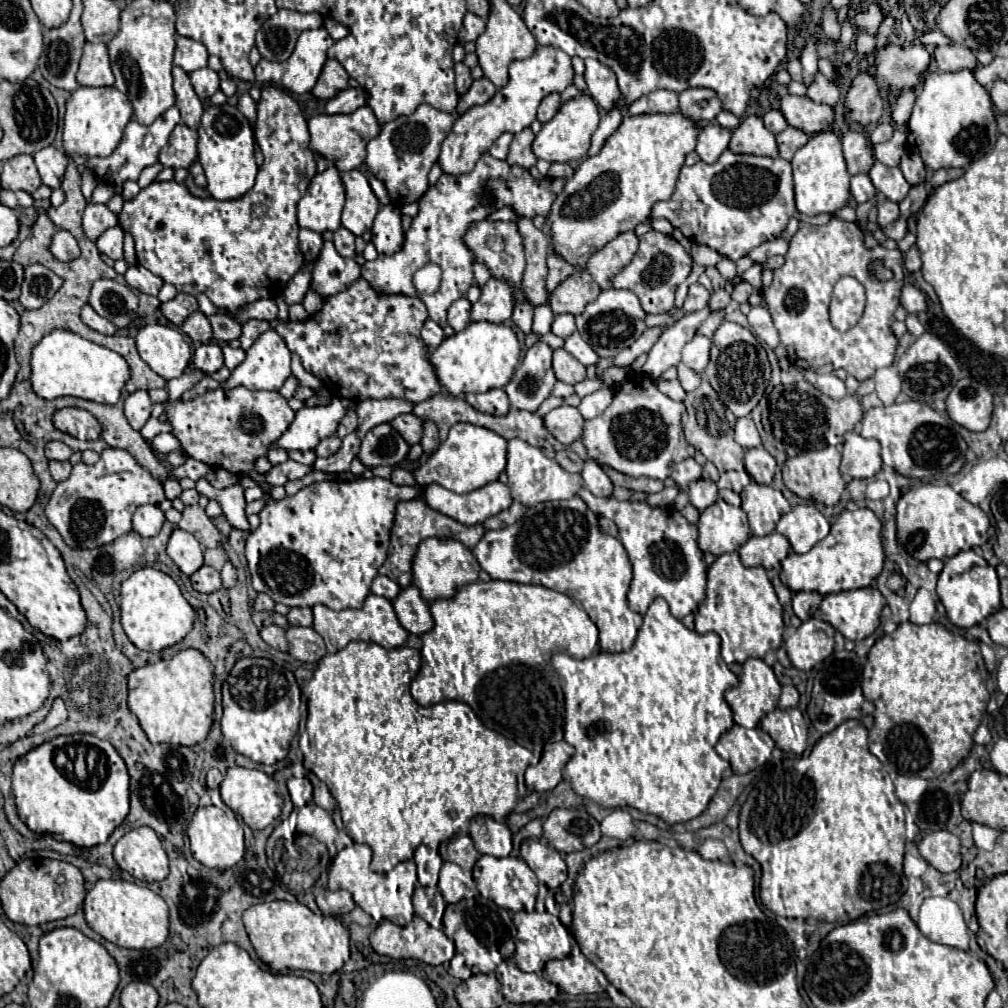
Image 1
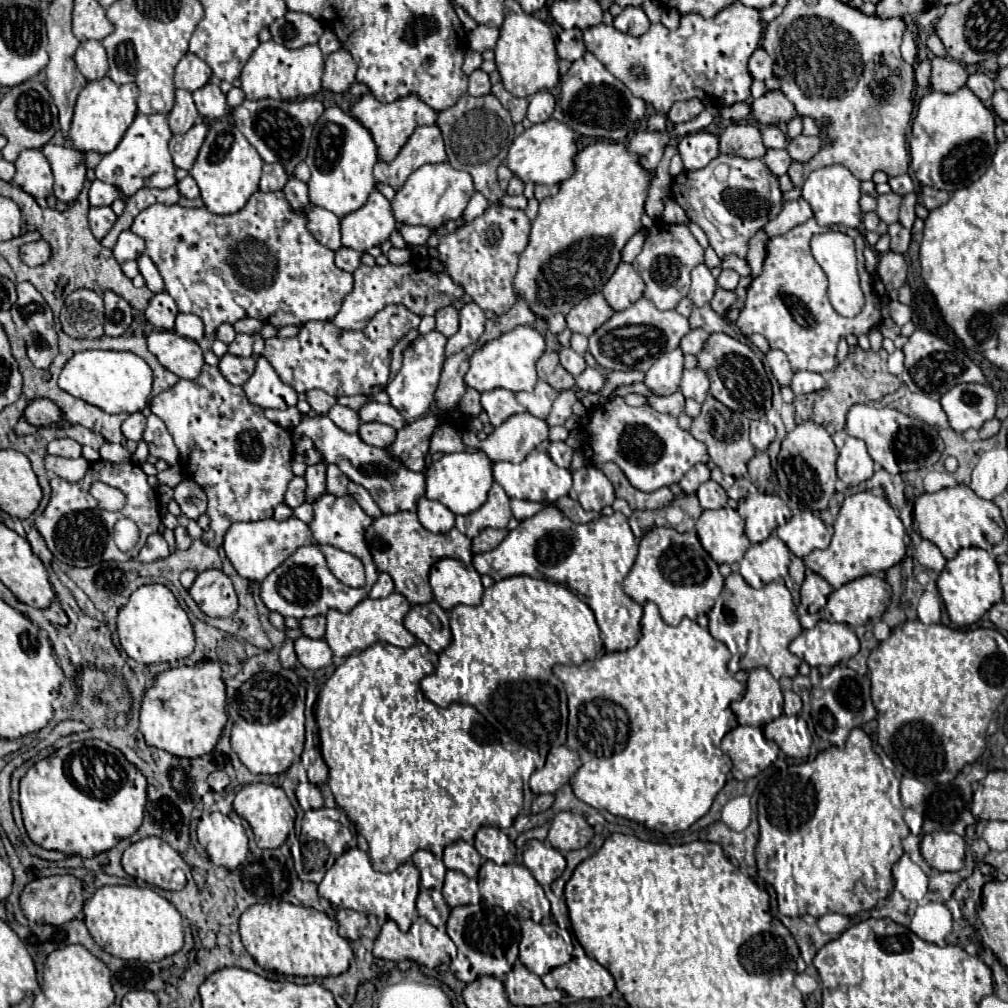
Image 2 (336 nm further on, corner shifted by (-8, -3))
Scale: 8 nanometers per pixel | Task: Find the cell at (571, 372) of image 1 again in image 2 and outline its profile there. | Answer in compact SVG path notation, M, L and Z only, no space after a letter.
M545 353L537 361L537 375L539 379L545 379L557 391L565 391L575 385L575 377L559 363L557 353Z

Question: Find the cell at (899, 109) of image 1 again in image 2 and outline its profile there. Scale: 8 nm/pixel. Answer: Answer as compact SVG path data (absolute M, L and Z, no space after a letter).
M929 59L921 61L917 67L915 67L915 81L919 87L929 87L929 75L931 75L931 63Z

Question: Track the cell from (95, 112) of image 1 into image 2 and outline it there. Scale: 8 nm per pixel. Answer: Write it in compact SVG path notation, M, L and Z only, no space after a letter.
M103 77L99 81L89 81L87 87L77 97L77 105L69 129L69 139L73 147L79 151L95 151L101 155L111 153L119 145L119 139L125 135L127 127L131 125L131 119L135 119L137 97L139 97L139 89L135 87L135 83L119 85L109 77Z

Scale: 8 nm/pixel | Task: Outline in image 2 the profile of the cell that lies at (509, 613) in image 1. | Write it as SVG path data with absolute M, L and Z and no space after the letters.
M517 575L485 589L479 605L453 607L449 617L453 639L449 647L439 653L435 673L421 679L425 697L439 707L451 703L473 705L497 731L541 755L547 755L551 747L563 745L567 739L567 695L563 683L553 675L553 665L583 665L597 657L601 641L593 611L571 589L559 583Z

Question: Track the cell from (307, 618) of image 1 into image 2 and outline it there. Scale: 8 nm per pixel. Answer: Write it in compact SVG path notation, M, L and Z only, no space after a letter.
M323 615L305 617L301 621L301 631L303 631L303 635L307 635L311 639L323 639L323 635L325 635L325 617Z

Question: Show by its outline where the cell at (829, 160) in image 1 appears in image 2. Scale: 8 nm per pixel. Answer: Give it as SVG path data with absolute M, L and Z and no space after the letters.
M829 165L815 169L807 175L803 183L803 199L811 205L813 217L819 225L845 225L845 227L859 227L861 223L861 207L859 207L859 187L861 181L853 177L849 169L843 165Z

